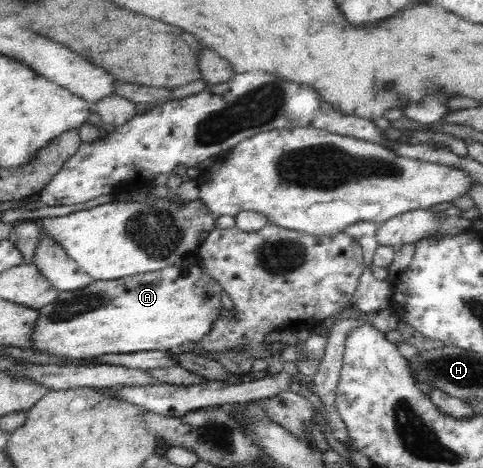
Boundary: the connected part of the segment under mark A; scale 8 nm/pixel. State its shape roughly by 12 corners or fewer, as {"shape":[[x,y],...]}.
{"shape":[[197,255],[60,292],[33,347],[177,351],[221,314]]}

